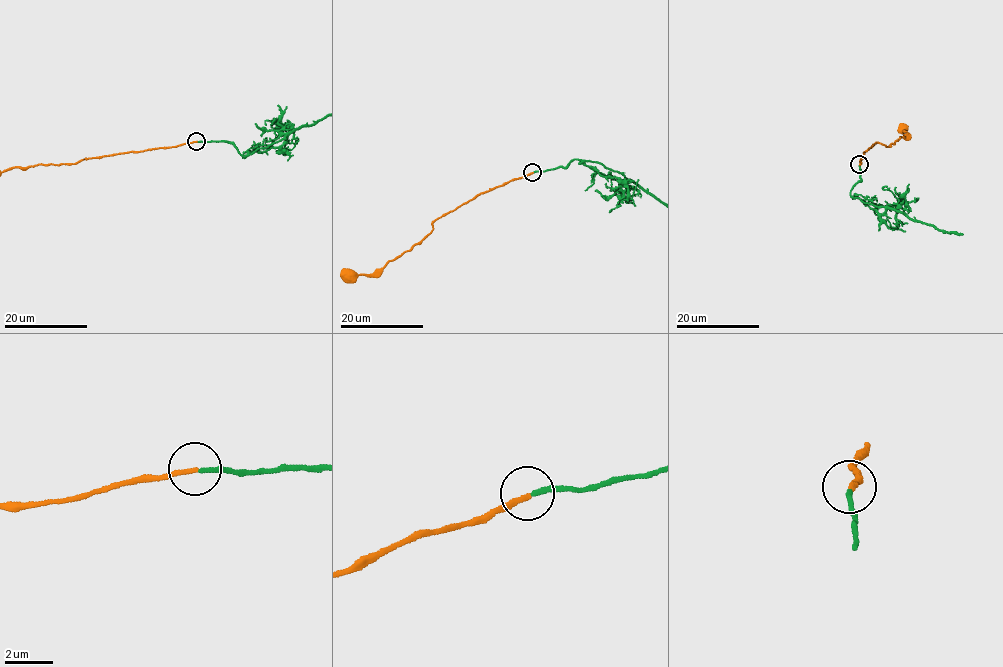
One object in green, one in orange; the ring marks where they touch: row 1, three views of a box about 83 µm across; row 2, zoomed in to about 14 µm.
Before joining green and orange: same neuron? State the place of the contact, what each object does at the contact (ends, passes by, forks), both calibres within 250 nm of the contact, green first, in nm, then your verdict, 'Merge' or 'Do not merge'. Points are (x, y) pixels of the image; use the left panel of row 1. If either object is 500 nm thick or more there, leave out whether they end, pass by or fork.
Place: (196, 141). At the ring green ends. At the ring orange ends. Thickness 200 nm (green) against 200 nm. Merge

